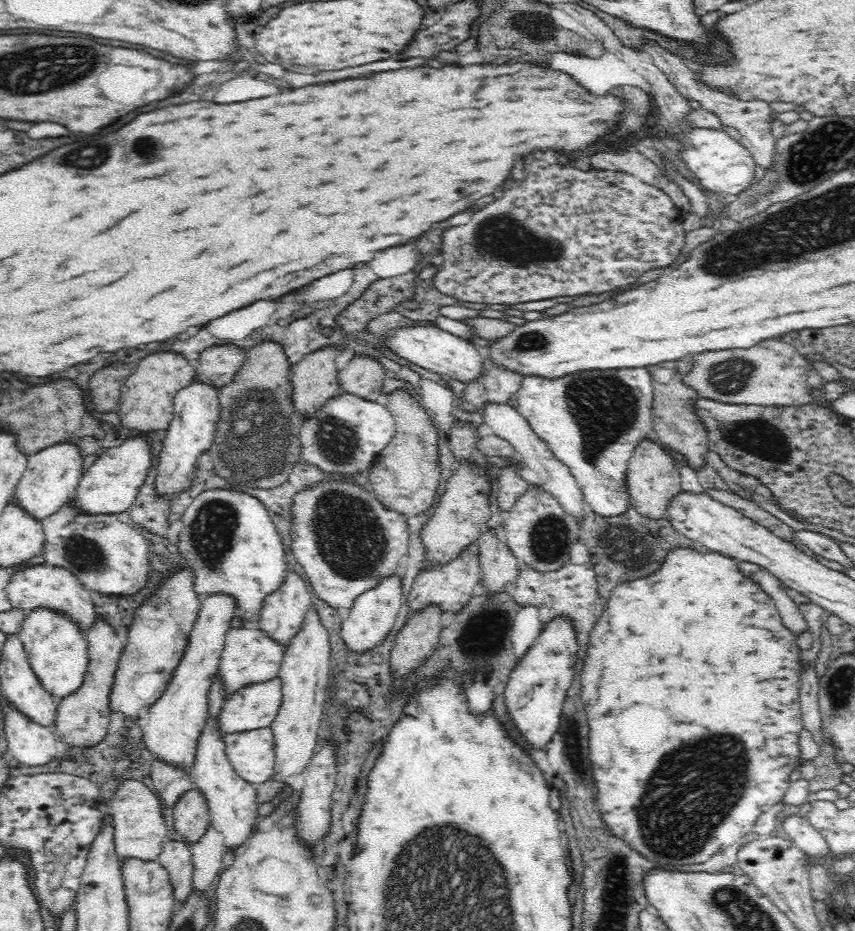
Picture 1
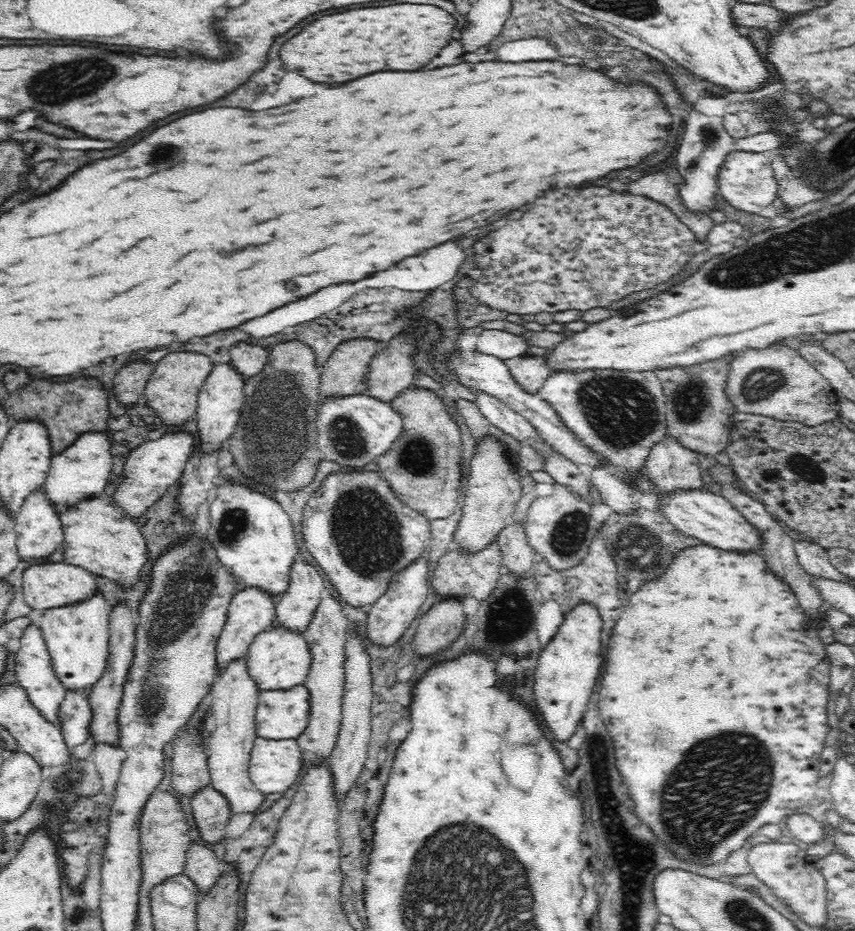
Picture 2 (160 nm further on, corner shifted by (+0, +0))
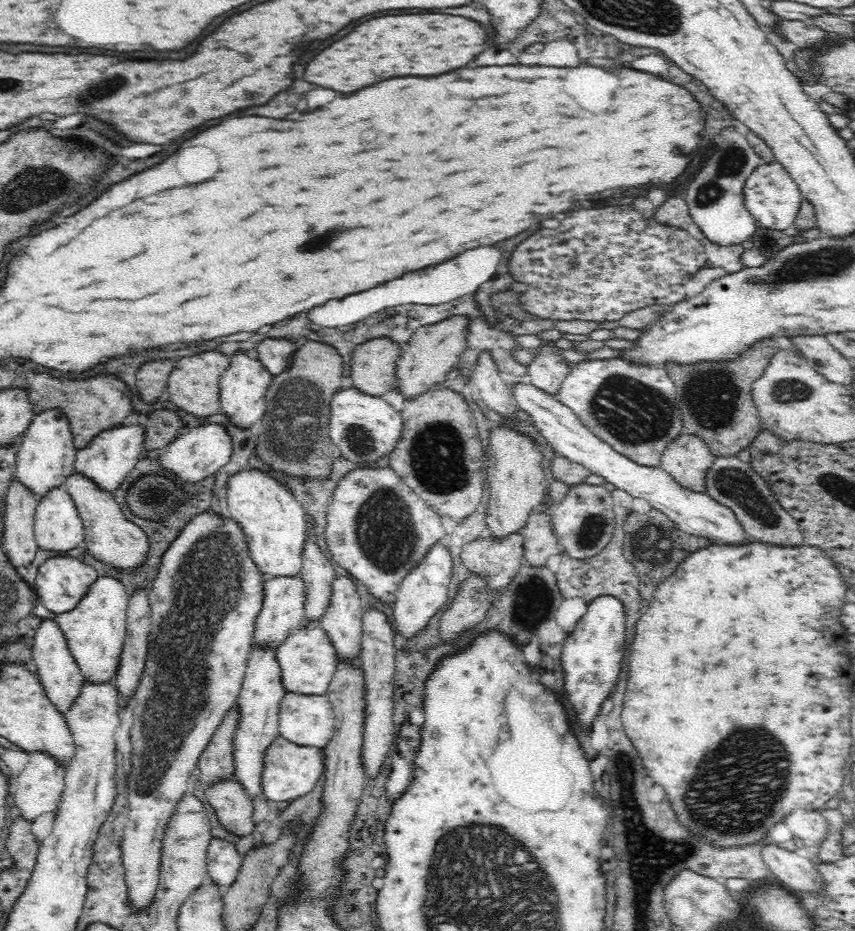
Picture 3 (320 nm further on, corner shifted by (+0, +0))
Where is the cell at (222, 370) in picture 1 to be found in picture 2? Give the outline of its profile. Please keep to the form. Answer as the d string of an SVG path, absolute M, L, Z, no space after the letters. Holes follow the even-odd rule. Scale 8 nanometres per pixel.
M241 341L228 348L228 366L243 378L258 374L267 359L264 347Z

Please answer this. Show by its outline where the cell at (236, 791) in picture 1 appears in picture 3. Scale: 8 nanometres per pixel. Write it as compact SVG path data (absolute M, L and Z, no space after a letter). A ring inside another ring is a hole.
M256 648L247 654L243 675L235 696L234 711L237 721L231 734L231 781L236 781L253 802L262 800L262 761L269 744L279 736L276 729L276 714L285 688L279 681L279 666L275 661L273 648Z

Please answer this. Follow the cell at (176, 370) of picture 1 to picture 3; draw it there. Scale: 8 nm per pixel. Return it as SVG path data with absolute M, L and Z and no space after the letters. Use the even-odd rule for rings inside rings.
M204 351L176 360L163 388L162 397L178 410L196 418L209 417L219 412L218 387L220 374L229 365L230 358L220 351Z

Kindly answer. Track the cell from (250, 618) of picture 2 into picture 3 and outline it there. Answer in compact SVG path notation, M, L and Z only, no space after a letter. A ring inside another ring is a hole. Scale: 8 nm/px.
M297 575L264 577L262 585L262 600L259 609L253 618L254 630L251 631L251 648L263 648L272 650L282 639L286 638L290 631L296 628L304 628L302 612L303 582Z

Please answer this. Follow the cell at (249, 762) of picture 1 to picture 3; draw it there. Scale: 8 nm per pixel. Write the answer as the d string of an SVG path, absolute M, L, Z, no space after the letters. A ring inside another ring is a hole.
M276 737L265 750L262 761L262 794L269 800L291 801L318 786L323 771L323 754L315 746L300 746Z

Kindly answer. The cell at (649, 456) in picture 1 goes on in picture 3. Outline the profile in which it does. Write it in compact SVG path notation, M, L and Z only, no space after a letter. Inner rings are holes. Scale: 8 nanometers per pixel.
M680 433L666 448L661 452L658 467L666 471L680 487L692 492L702 492L706 494L705 474L707 468L712 466L713 460L716 458L703 444L697 436L692 434Z

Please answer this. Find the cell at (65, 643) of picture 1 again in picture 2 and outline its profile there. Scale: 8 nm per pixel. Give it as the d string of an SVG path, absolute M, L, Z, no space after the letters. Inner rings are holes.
M98 590L92 598L77 605L43 610L39 634L50 659L51 672L67 691L90 689L101 677L107 661L107 620L112 608Z

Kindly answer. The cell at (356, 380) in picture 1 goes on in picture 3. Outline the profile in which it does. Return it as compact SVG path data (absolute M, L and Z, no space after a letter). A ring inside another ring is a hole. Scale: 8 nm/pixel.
M454 316L436 324L418 327L400 344L393 373L394 390L406 399L416 398L419 394L437 388L439 382L446 380L446 374L458 368L457 355L463 349L465 317Z

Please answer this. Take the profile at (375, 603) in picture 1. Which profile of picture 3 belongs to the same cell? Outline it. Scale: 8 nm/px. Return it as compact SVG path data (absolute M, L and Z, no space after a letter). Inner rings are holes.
M436 543L431 546L423 560L402 578L387 615L394 634L411 638L427 626L430 618L448 602L448 586L453 567L454 561L450 559L446 546Z

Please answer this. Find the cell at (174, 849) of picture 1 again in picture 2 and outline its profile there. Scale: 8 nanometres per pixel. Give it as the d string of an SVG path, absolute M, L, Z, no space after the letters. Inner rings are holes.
M192 842L183 854L182 872L194 883L198 896L206 893L223 874L225 865L208 847Z

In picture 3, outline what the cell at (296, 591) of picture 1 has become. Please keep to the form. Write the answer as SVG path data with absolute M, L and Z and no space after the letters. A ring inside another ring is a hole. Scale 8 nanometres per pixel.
M308 530L302 552L302 567L296 574L305 586L302 603L303 617L315 624L328 606L331 584L333 578L337 576L334 564L322 554L322 548L317 545L316 540L316 532Z

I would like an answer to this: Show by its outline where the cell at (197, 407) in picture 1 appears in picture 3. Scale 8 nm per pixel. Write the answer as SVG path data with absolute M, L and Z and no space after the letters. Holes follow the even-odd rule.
M238 351L230 359L225 371L220 374L218 387L219 412L226 416L228 424L232 428L250 428L254 422L258 422L263 415L265 404L263 396L266 387L269 385L271 373L266 372L264 366L245 352Z

